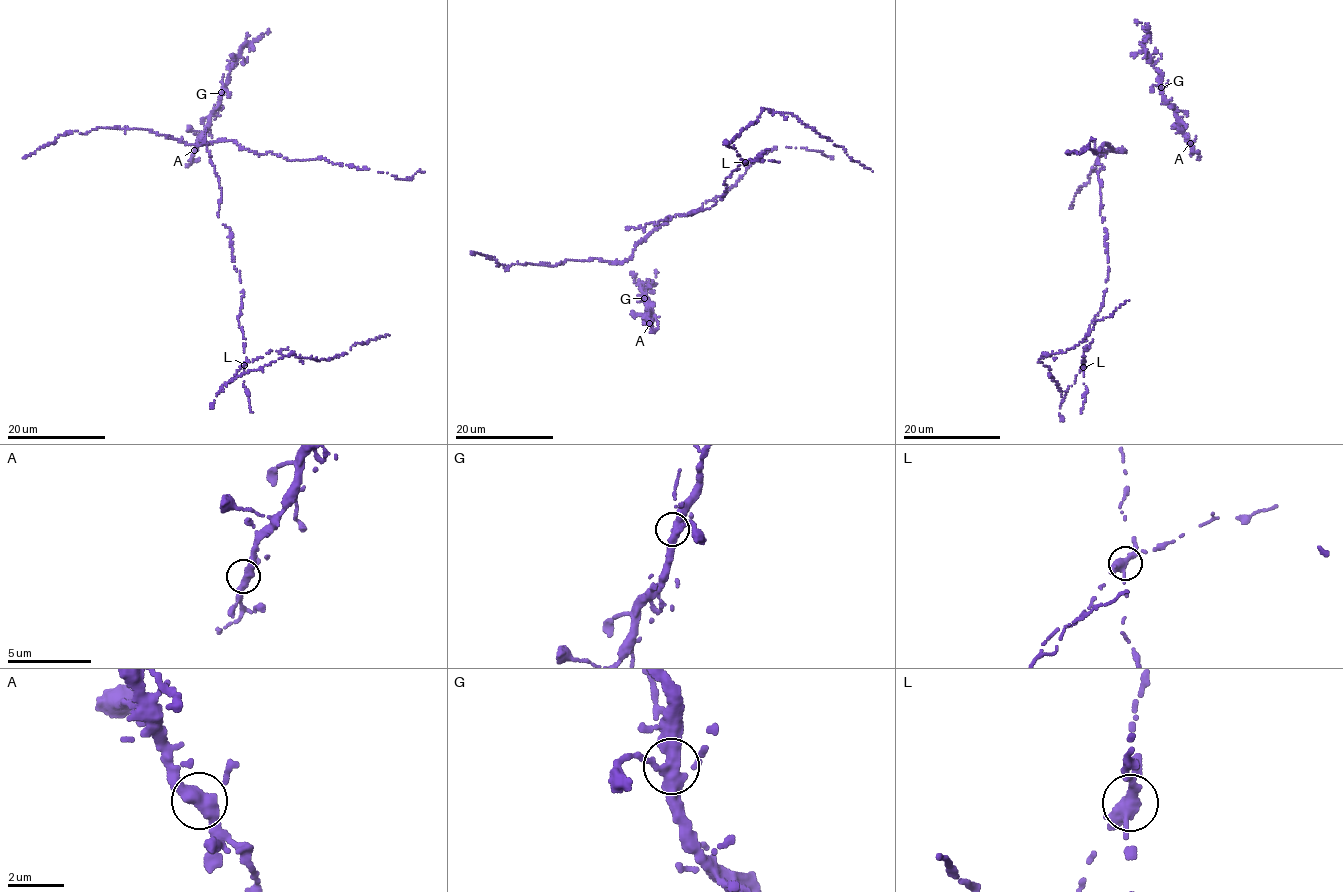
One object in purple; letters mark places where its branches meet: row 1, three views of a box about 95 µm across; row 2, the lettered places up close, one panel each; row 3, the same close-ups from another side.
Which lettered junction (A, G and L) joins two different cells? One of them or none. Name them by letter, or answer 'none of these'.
L

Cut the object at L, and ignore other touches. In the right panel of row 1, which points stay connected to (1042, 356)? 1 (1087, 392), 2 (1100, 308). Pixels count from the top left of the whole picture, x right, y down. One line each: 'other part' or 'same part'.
1: other part
2: other part

